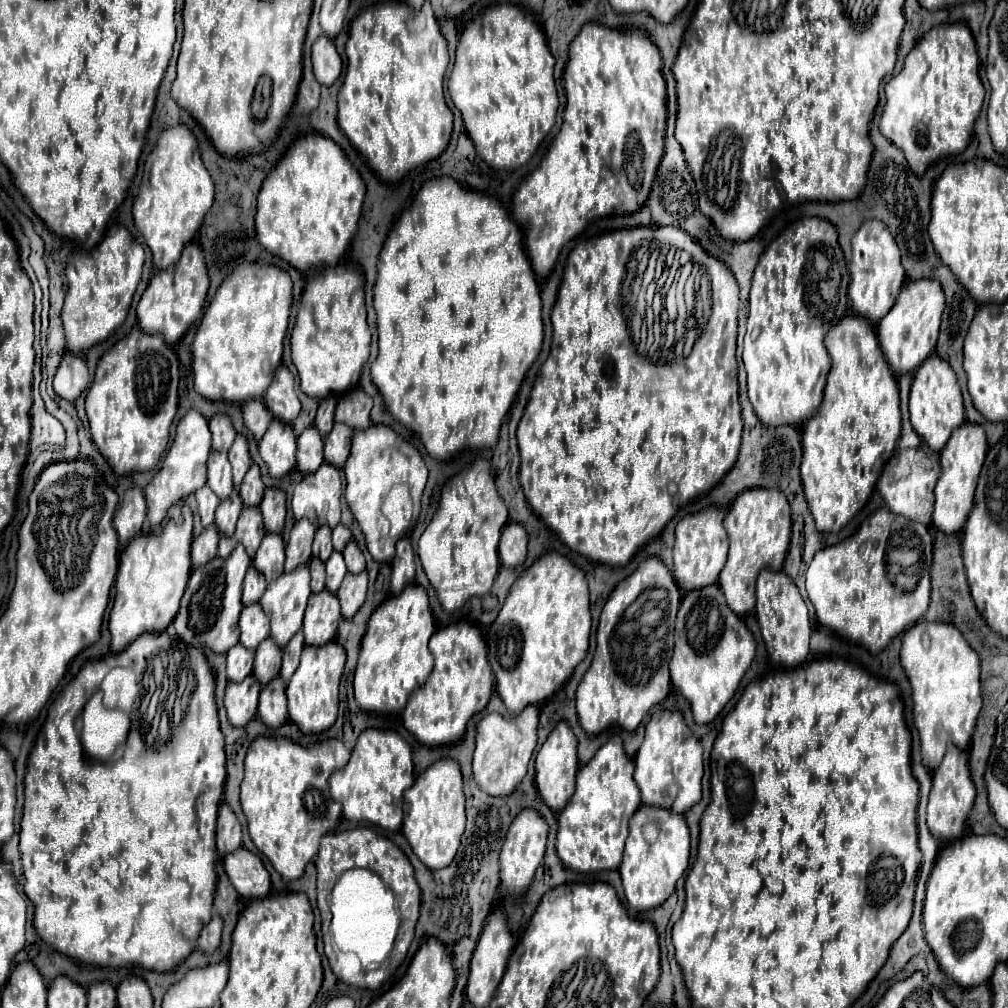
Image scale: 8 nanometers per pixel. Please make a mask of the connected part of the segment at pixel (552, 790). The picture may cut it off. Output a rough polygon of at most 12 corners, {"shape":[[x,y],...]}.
{"shape":[[561,720],[537,754],[535,784],[561,812],[575,792],[577,740]]}

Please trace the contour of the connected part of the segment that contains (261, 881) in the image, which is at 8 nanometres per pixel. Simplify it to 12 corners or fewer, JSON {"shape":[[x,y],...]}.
{"shape":[[239,848],[223,858],[243,898],[265,898],[269,874],[259,856]]}

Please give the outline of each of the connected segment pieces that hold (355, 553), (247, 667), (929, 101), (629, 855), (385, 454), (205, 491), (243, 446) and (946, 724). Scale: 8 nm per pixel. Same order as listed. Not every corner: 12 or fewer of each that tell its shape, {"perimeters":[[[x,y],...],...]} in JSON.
{"perimeters":[[[355,540],[341,552],[347,570],[357,574],[365,570],[365,558]],[[241,644],[227,652],[227,678],[239,682],[253,670],[253,654]],[[967,22],[925,32],[879,130],[915,174],[963,152],[985,90]],[[641,806],[619,866],[635,910],[661,906],[689,866],[683,814]],[[389,426],[353,432],[345,500],[377,562],[397,538],[381,512],[407,484],[415,514],[427,466]],[[209,486],[195,492],[203,526],[215,518],[219,498]],[[237,436],[229,448],[233,484],[241,484],[251,466],[245,436]],[[953,624],[903,634],[923,762],[969,748],[979,658]]]}

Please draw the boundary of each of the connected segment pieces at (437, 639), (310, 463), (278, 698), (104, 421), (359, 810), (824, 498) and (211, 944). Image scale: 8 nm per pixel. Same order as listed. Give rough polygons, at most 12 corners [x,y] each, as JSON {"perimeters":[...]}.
{"perimeters":[[[475,624],[435,631],[427,682],[403,724],[425,746],[455,744],[493,692]],[[315,426],[297,440],[297,470],[315,472],[323,462],[323,438]],[[285,682],[261,688],[257,716],[271,728],[287,720]],[[135,328],[99,358],[91,438],[151,470],[177,412],[173,348]],[[367,728],[331,774],[347,820],[399,830],[413,754]],[[871,322],[827,332],[831,372],[801,426],[817,530],[863,508],[901,438]],[[213,914],[201,930],[197,946],[213,954],[221,942],[223,920]]]}

